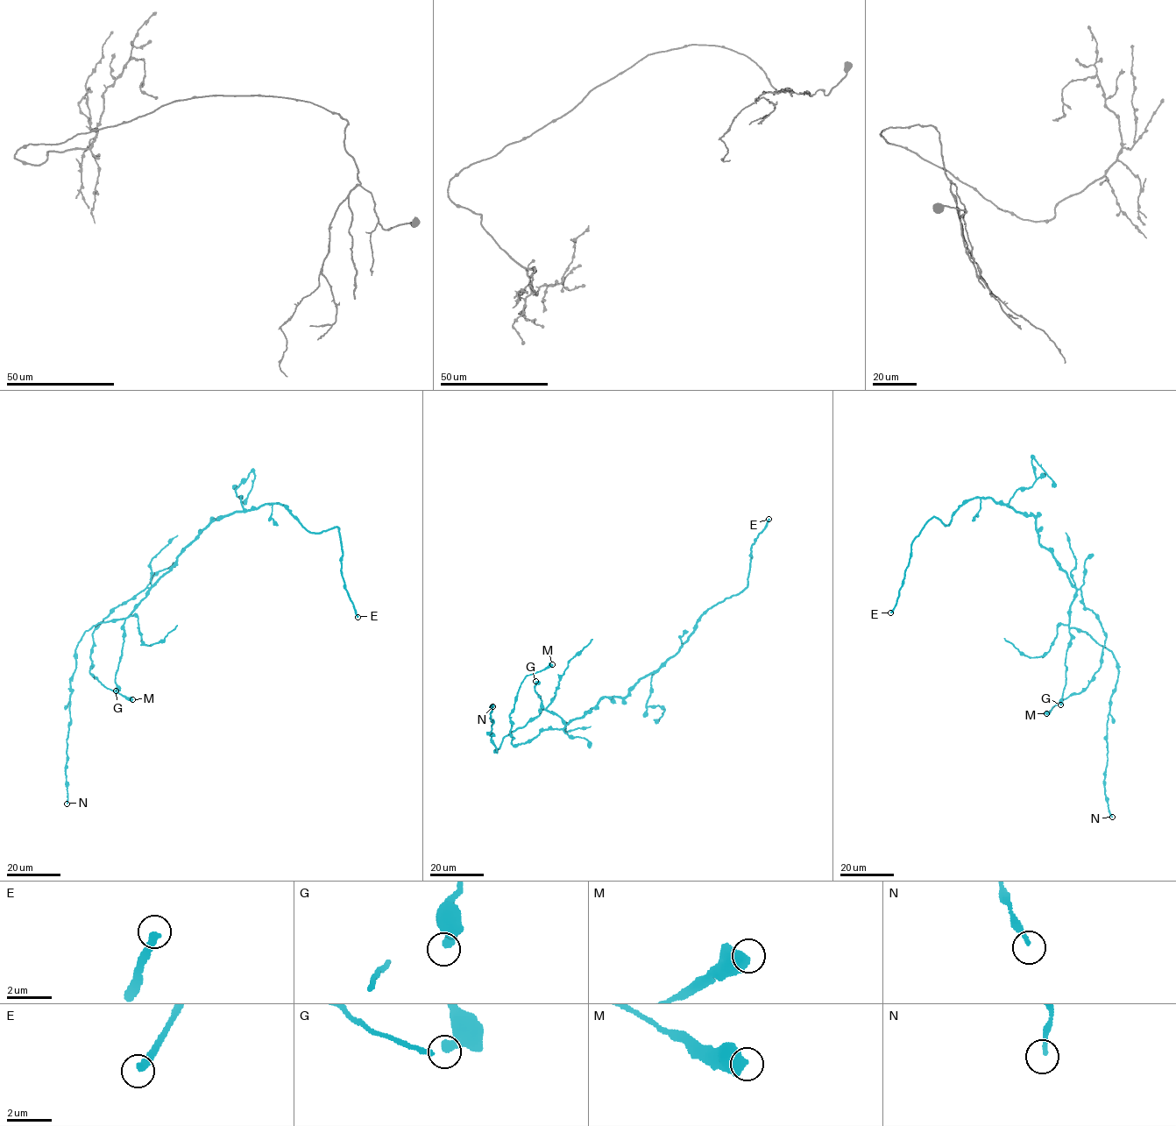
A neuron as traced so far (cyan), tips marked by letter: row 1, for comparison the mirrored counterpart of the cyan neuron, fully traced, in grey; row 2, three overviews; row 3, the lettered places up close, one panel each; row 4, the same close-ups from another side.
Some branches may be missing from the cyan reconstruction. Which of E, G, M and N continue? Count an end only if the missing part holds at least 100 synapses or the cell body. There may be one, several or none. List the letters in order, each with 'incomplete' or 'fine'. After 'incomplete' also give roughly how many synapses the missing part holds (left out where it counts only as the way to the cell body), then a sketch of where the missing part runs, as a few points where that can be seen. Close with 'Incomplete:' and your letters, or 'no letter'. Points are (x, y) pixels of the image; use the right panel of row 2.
E: incomplete | (890, 612), (876, 676), (880, 732), (868, 755), (876, 799), (899, 799), (898, 807), (874, 810), (854, 820)
G: fine
M: fine
N: fine
Incomplete: E

